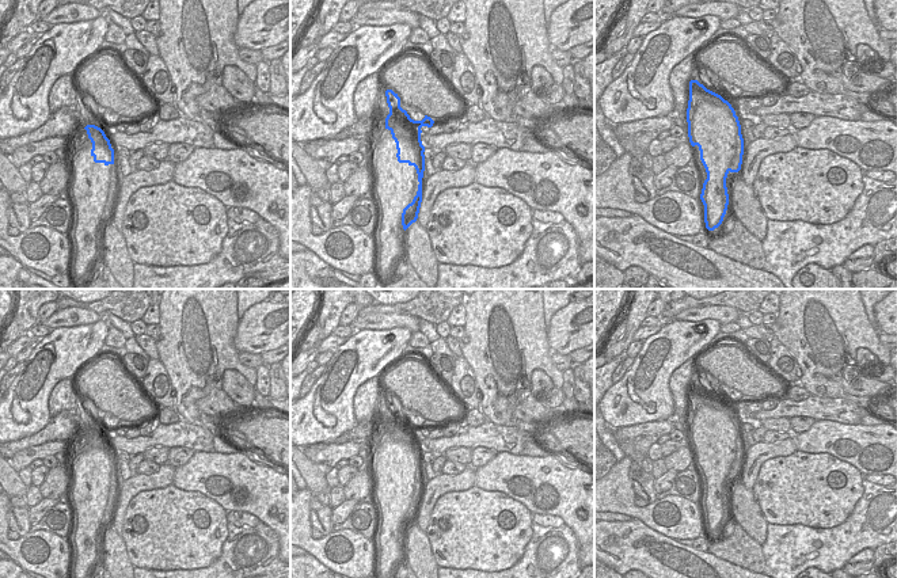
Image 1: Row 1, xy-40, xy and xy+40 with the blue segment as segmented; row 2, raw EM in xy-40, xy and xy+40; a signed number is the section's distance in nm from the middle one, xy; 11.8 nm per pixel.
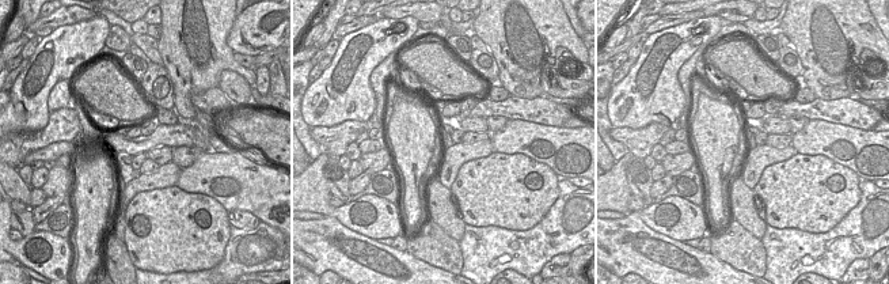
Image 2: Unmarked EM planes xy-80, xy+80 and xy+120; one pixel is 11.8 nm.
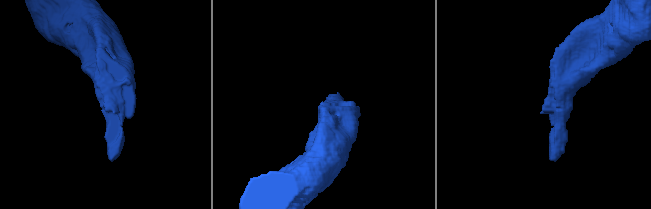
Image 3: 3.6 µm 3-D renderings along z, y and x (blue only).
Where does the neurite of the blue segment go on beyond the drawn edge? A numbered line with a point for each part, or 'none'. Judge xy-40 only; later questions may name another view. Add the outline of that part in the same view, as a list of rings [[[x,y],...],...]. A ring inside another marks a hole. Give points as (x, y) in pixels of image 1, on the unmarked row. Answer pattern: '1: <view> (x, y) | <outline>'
1: xy-40 (94, 489) | [[[79,433],[73,450],[66,455],[72,478],[71,503],[75,513],[71,545],[72,578],[87,578],[98,560],[98,535],[117,497],[114,468],[95,467],[92,446],[85,433]]]

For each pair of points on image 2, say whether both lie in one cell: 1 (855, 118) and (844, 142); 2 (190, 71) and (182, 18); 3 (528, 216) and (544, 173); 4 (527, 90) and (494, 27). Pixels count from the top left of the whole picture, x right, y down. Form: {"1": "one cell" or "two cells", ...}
{"1": "two cells", "2": "one cell", "3": "two cells", "4": "one cell"}

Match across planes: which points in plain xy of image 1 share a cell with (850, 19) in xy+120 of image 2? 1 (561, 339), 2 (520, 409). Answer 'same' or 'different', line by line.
1: different
2: different

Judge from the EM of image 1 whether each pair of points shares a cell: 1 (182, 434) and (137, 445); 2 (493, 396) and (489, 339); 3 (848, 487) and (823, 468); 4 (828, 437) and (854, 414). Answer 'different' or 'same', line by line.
1: different
2: same
3: same
4: different

